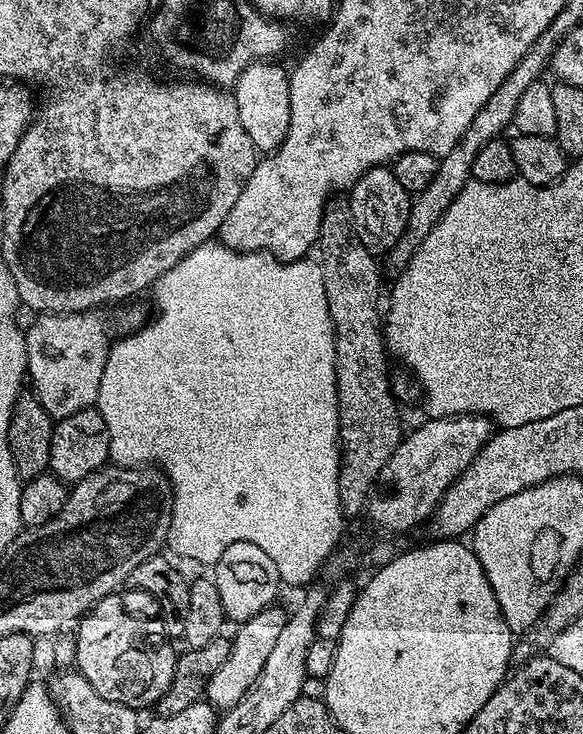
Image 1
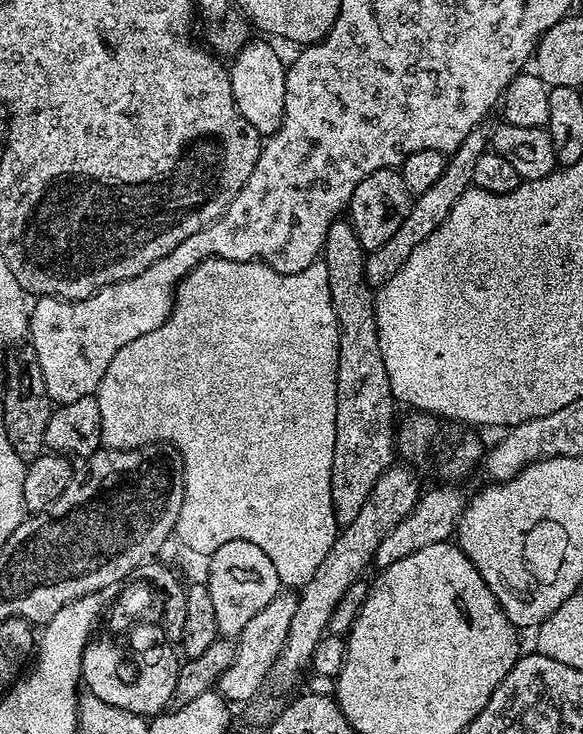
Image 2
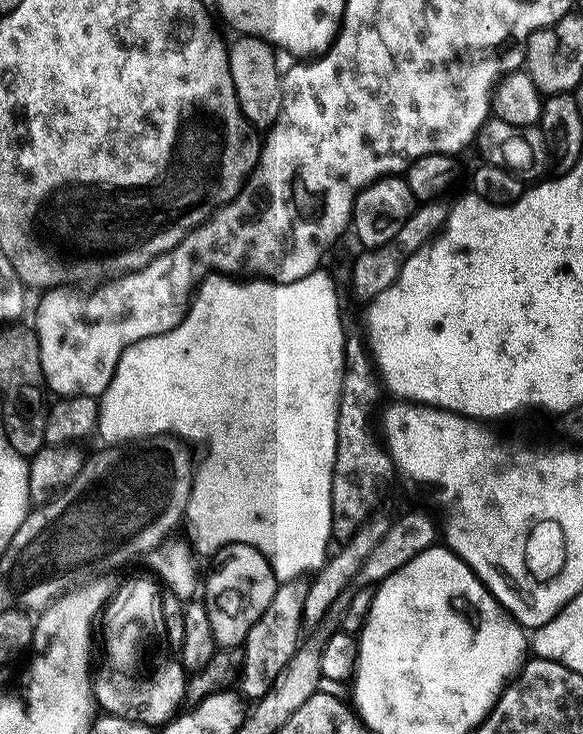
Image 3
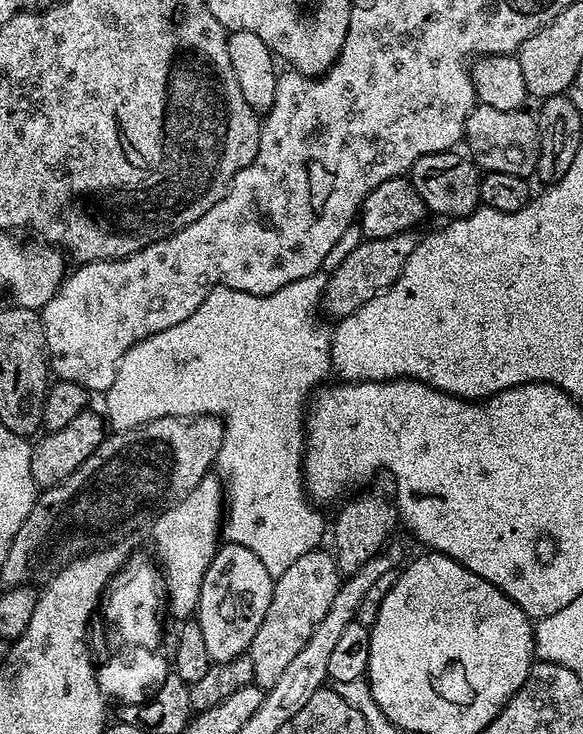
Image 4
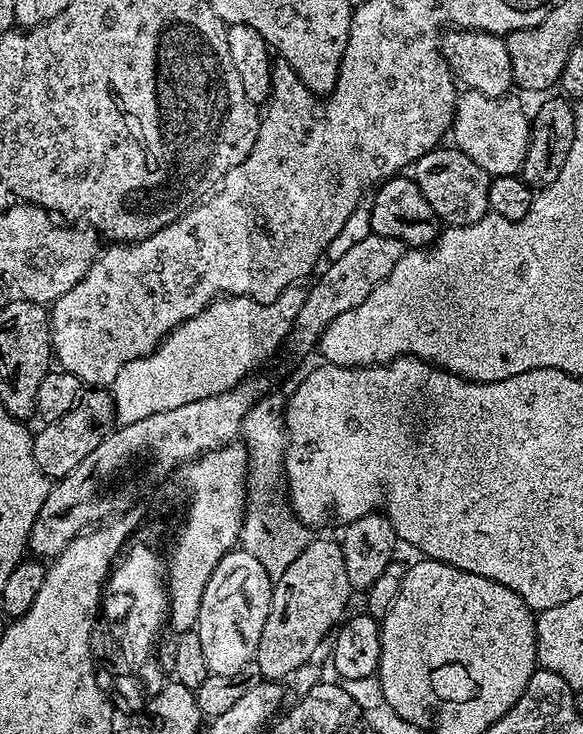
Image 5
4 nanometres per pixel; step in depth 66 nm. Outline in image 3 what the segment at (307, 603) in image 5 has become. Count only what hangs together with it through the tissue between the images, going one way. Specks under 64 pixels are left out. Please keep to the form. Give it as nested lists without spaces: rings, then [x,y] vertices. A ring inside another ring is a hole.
[[[303,579],[285,580],[277,583],[274,598],[270,598],[270,606],[266,606],[266,614],[254,622],[250,634],[243,642],[244,667],[238,681],[238,688],[249,701],[255,702],[263,698],[278,674],[290,662],[296,649],[302,643],[300,624],[304,620],[304,598],[309,585]]]

